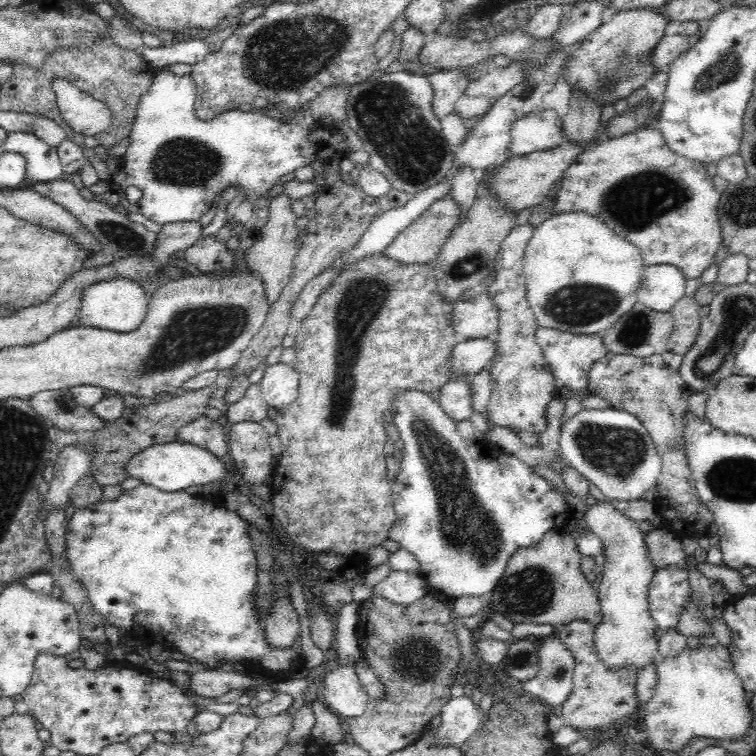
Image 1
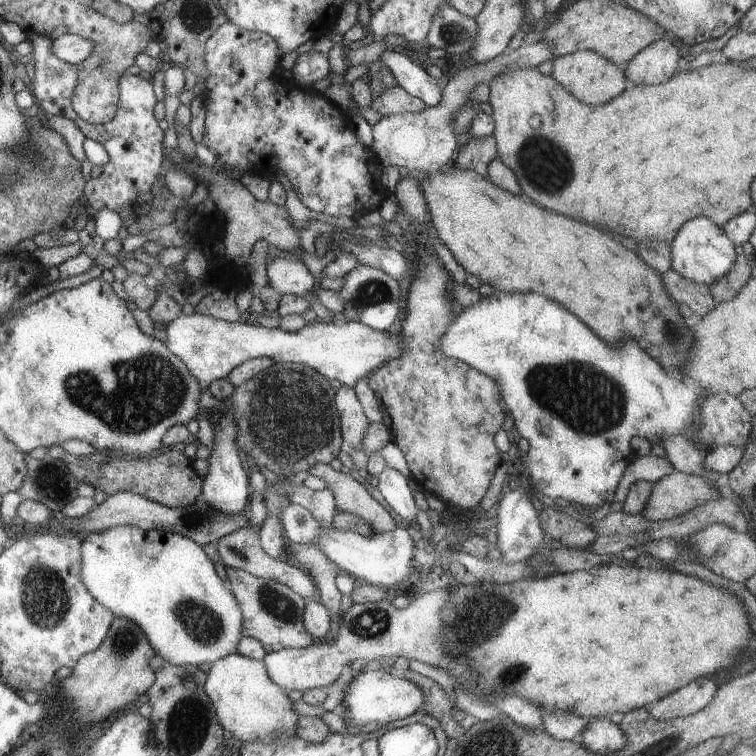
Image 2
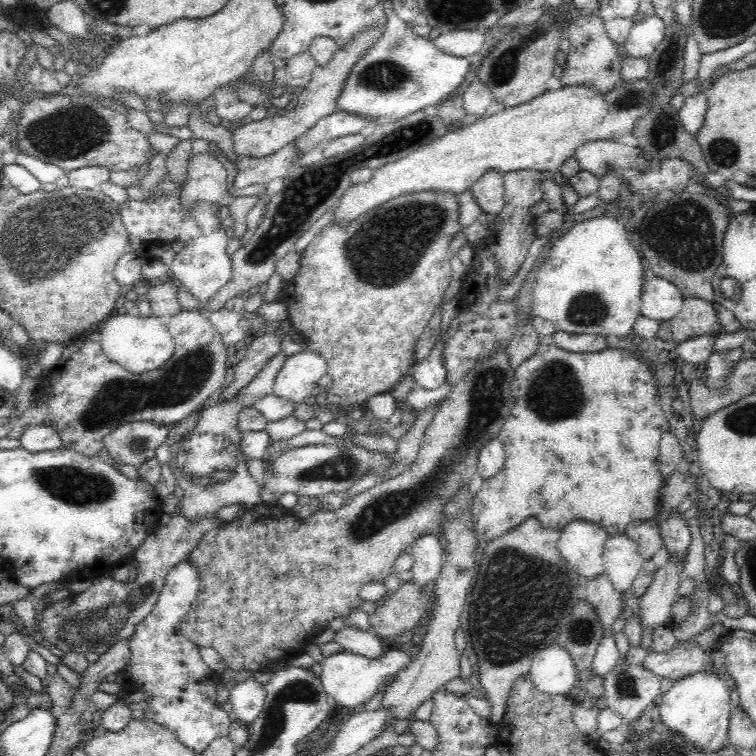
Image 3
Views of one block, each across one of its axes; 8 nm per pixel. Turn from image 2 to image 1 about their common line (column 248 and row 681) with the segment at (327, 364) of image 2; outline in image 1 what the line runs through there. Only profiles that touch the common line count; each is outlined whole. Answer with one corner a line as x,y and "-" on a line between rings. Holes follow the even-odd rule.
340,665
331,670
324,678
320,696
342,720
360,716
369,703
369,696
353,666

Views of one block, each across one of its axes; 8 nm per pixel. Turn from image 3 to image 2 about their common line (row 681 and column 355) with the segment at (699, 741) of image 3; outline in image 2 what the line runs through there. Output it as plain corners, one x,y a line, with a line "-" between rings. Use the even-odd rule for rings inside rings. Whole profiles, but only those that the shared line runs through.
359,667
357,676
354,676
352,684
348,686
342,698
342,706
345,707
342,717
346,724
355,724
358,727
370,722
388,724
399,718
406,718
418,710
423,710
425,702
424,692
414,682
392,675
383,668
365,671

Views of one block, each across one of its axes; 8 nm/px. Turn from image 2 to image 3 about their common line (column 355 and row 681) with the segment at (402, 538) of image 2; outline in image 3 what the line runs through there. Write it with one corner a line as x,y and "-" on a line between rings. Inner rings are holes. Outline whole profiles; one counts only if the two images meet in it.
555,643
536,654
528,673
541,693
570,695
581,678
576,668
570,653

